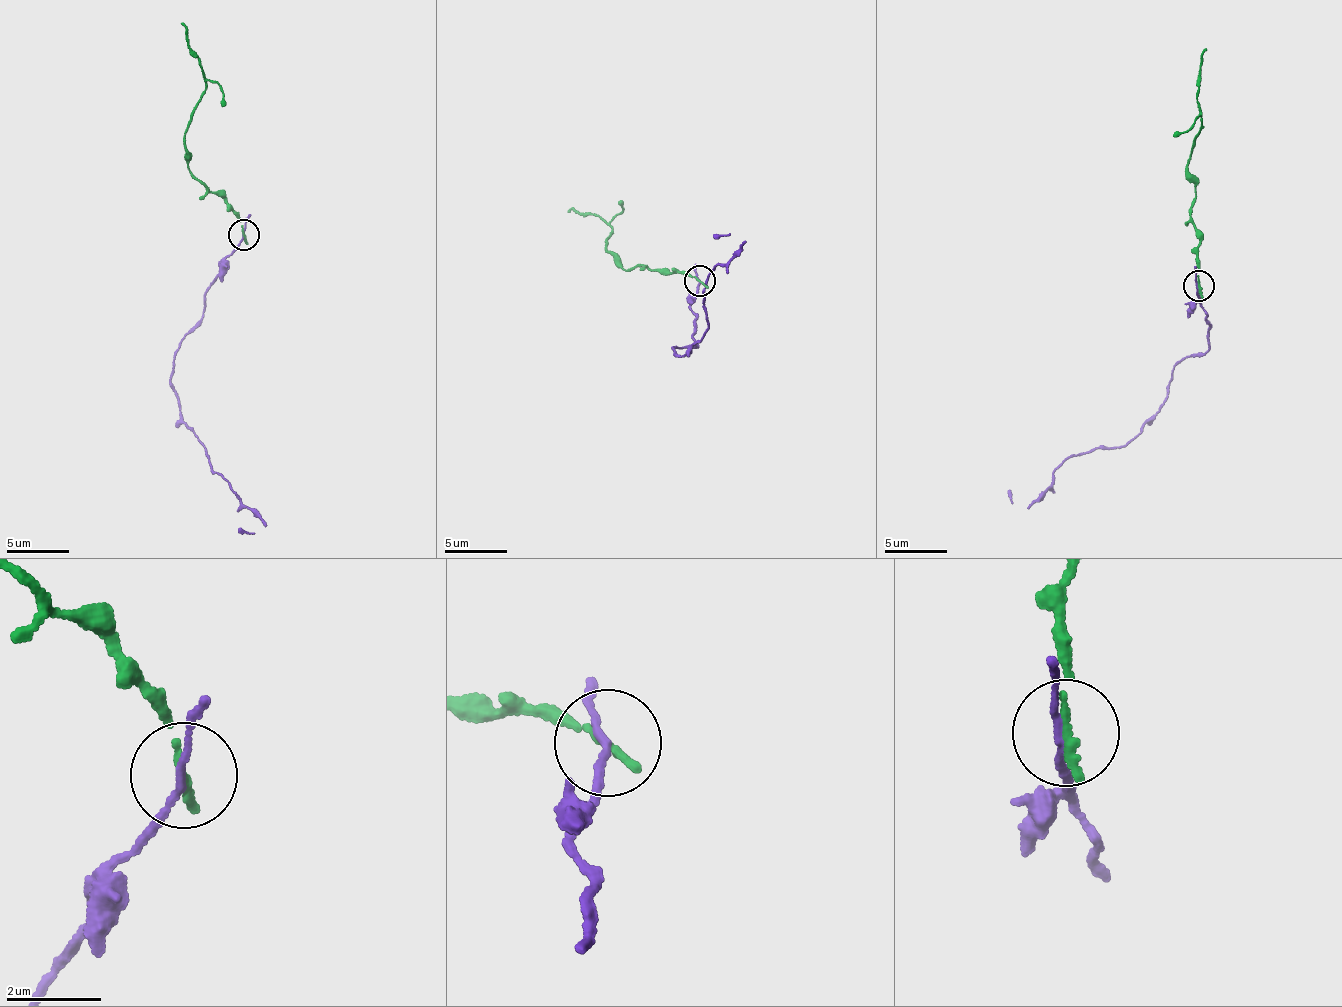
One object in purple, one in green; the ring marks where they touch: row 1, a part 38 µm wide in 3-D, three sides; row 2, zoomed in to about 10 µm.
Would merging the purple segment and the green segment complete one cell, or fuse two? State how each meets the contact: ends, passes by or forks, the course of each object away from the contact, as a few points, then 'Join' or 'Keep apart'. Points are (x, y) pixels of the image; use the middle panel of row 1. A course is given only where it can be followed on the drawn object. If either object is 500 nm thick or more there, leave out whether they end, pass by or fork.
At the ring purple passes by. At the ring green ends. Course of purple: (698, 280), (691, 308), (698, 347), (673, 347), (676, 357), (704, 334), (708, 275), (741, 248), (713, 234). Course of green: (701, 280), (638, 264), (621, 267), (604, 246), (612, 229), (598, 213), (579, 214), (574, 207), (566, 211). Keep apart

